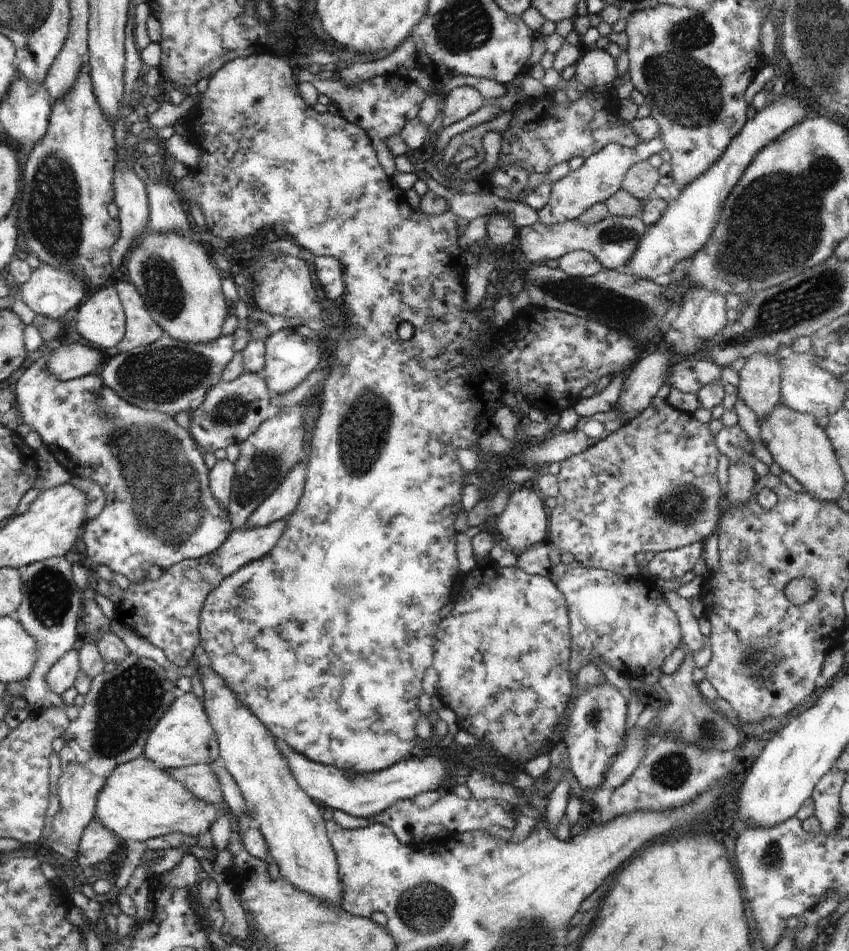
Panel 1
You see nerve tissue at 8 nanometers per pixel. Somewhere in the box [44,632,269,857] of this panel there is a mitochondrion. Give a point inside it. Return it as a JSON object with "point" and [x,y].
{"point":[131,700]}

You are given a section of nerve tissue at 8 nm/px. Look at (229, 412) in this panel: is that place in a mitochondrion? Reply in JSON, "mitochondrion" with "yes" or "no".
{"mitochondrion":"yes"}

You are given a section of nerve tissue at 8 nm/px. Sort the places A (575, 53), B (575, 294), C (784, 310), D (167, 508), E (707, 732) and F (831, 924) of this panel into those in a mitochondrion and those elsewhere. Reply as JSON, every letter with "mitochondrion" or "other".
{"A":"other","B":"mitochondrion","C":"mitochondrion","D":"mitochondrion","E":"mitochondrion","F":"other"}

